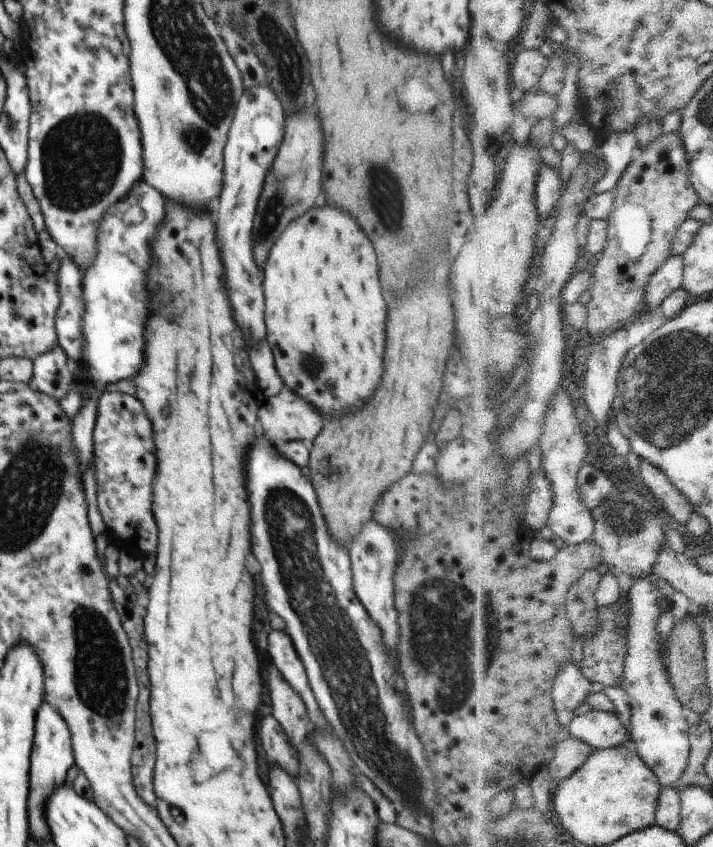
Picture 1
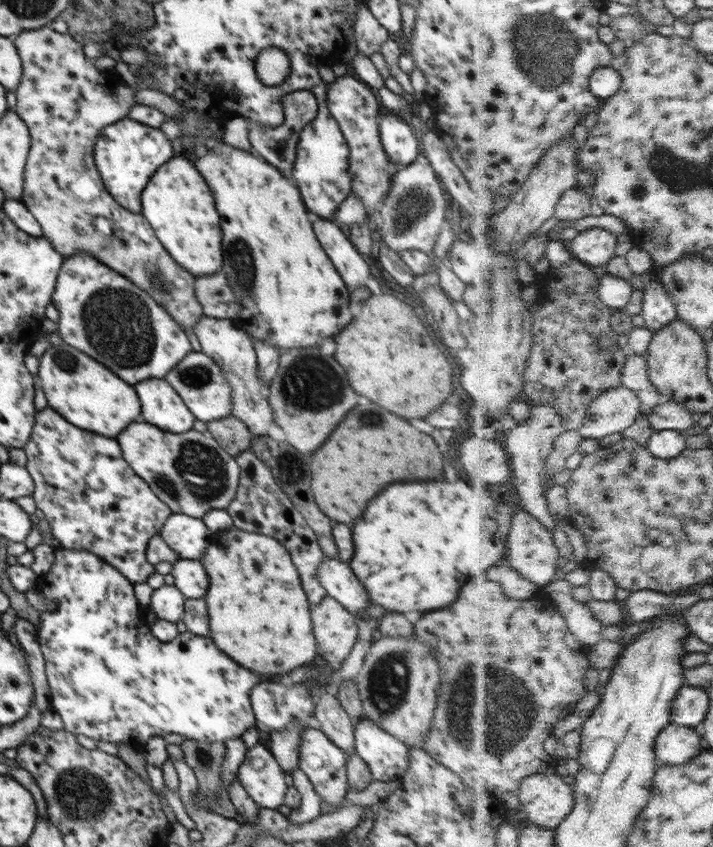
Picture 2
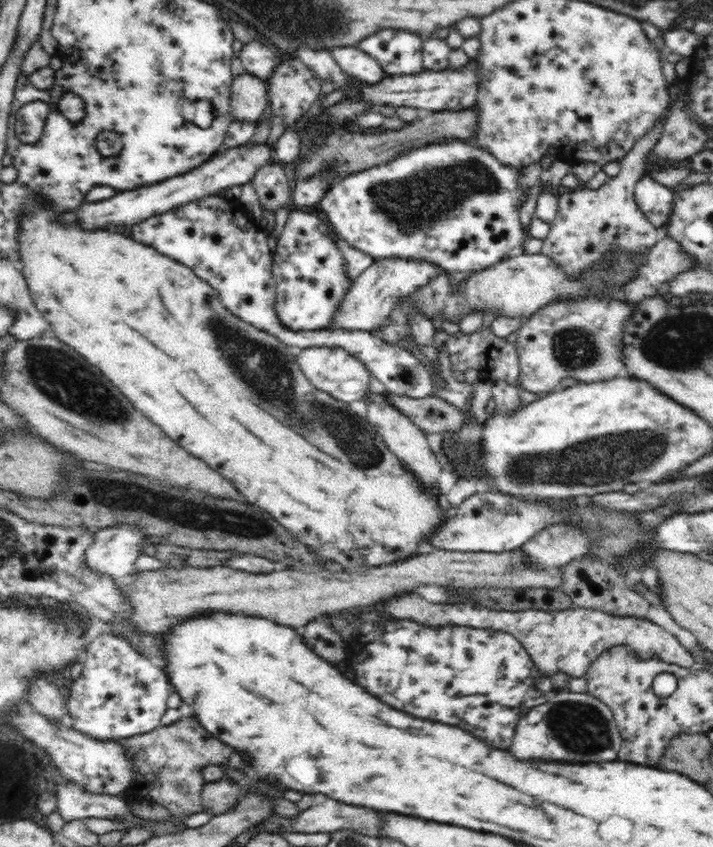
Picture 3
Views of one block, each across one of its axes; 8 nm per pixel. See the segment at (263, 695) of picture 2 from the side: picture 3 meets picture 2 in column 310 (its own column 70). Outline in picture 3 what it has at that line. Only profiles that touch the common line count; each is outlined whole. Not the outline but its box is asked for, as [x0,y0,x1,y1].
[67,634,173,741]

